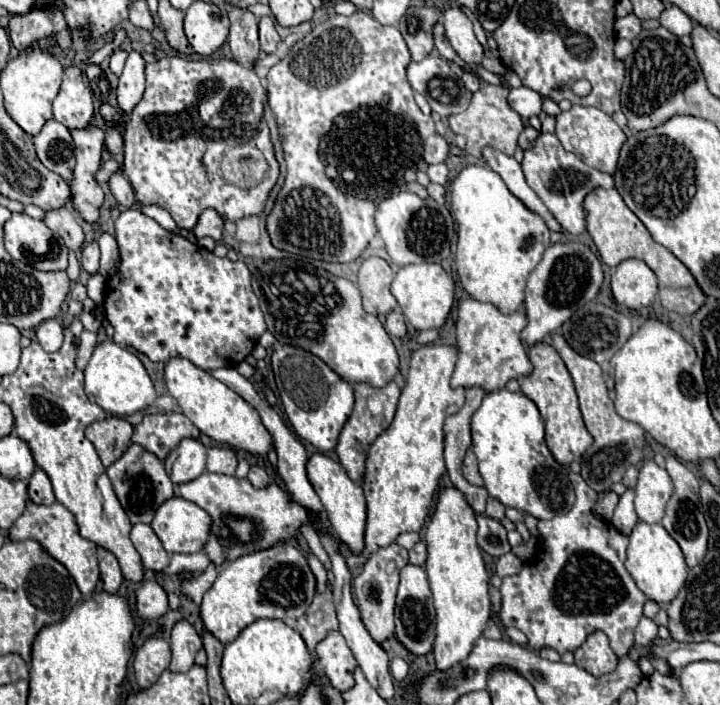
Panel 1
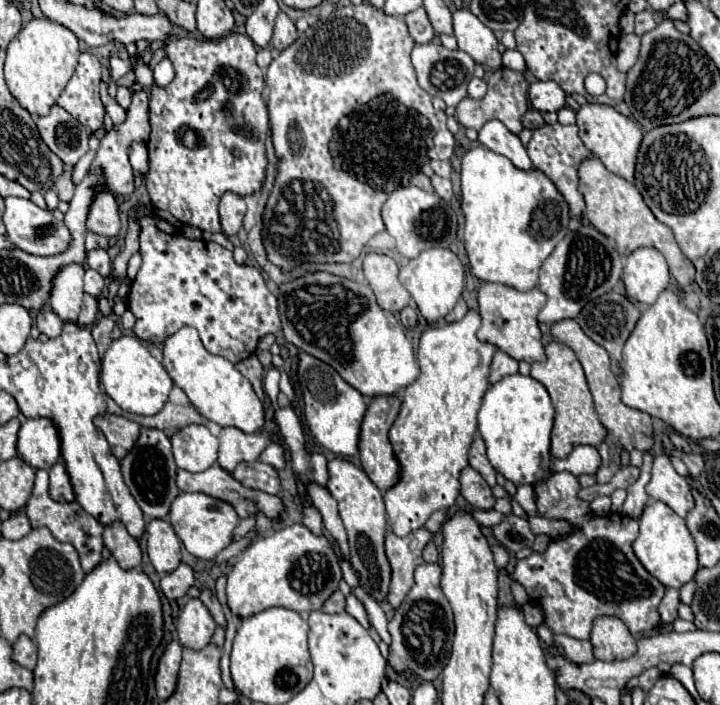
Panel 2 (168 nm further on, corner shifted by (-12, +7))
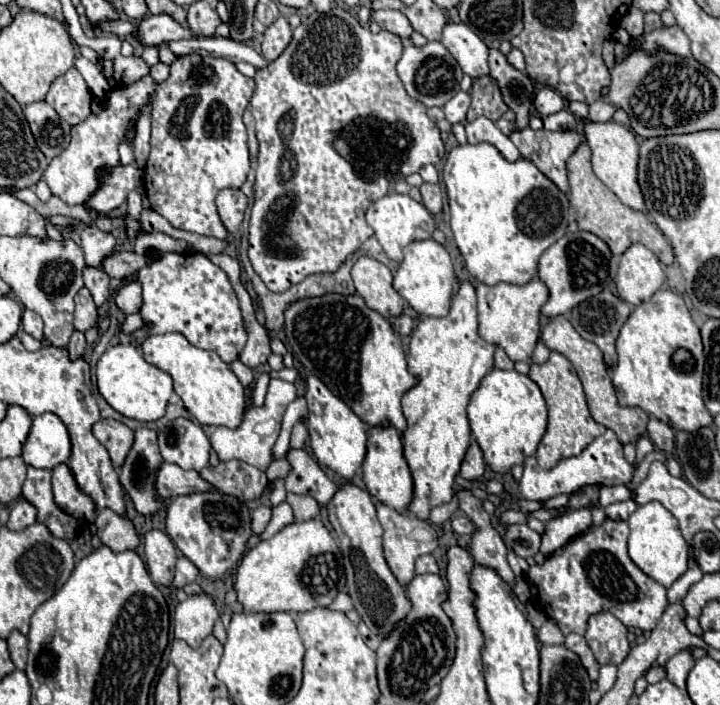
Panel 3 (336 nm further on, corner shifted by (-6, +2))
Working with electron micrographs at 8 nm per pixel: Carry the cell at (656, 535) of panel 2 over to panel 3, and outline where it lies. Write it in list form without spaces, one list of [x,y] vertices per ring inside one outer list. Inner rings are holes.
[[[650,501],[640,505],[628,519],[630,537],[628,537],[628,553],[630,559],[654,581],[664,585],[666,589],[680,579],[688,571],[688,543],[680,533],[678,521],[674,515],[658,501]]]

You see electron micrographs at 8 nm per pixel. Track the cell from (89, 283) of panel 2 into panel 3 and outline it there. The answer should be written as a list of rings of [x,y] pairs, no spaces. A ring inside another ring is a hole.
[[[82,287],[78,291],[78,295],[74,297],[74,303],[76,303],[76,313],[74,313],[74,327],[78,331],[86,331],[88,327],[96,325],[96,305],[94,305],[94,299],[90,295],[90,291],[86,287]]]

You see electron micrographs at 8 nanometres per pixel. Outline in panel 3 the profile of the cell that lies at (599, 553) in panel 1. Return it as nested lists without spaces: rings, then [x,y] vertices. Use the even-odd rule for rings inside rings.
[[[606,519],[602,525],[588,529],[572,539],[564,551],[550,555],[542,565],[528,569],[530,593],[540,601],[542,611],[556,621],[564,635],[584,635],[590,615],[610,611],[628,629],[652,631],[662,617],[668,601],[666,589],[644,575],[626,551],[628,523]]]

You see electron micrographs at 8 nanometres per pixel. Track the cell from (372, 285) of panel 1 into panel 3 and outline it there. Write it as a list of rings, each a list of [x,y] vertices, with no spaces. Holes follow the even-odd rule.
[[[360,257],[352,267],[352,281],[366,305],[382,317],[392,319],[402,313],[404,299],[394,291],[392,273],[384,263],[372,257]]]

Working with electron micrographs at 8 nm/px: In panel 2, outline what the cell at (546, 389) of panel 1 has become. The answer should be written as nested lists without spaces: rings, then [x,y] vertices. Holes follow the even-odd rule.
[[[550,342],[546,346],[546,362],[534,362],[530,376],[542,382],[552,398],[552,404],[556,408],[556,420],[552,430],[552,444],[550,454],[554,458],[566,458],[576,446],[590,444],[600,446],[608,434],[608,430],[602,426],[602,422],[596,416],[594,402],[584,378],[584,370],[576,358],[576,354],[562,342]]]

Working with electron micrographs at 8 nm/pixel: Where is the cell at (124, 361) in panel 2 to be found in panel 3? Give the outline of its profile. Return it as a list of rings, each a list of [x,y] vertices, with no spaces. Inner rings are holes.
[[[114,345],[104,351],[96,365],[98,391],[106,403],[120,415],[136,421],[156,421],[164,415],[168,399],[172,395],[172,377],[162,369],[150,365],[138,347],[134,345]]]

